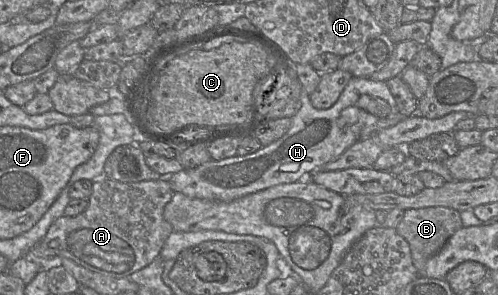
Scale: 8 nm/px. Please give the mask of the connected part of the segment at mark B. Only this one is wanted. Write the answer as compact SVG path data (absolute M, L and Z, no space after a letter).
M427 207L405 210L396 231L408 242L413 264L420 275L428 259L436 255L462 227L460 212L457 210Z

